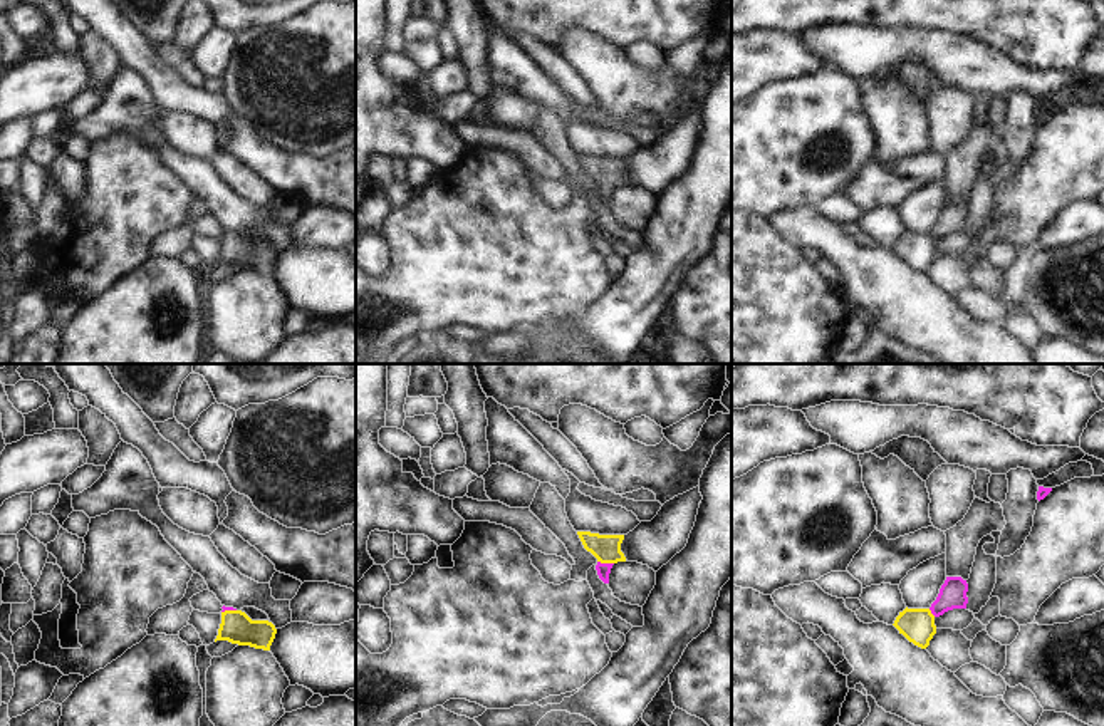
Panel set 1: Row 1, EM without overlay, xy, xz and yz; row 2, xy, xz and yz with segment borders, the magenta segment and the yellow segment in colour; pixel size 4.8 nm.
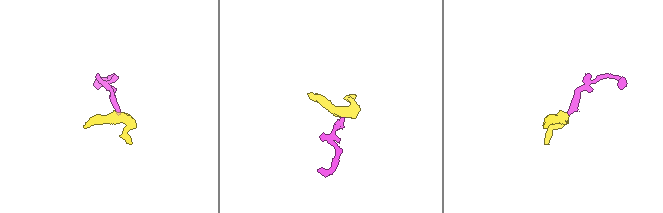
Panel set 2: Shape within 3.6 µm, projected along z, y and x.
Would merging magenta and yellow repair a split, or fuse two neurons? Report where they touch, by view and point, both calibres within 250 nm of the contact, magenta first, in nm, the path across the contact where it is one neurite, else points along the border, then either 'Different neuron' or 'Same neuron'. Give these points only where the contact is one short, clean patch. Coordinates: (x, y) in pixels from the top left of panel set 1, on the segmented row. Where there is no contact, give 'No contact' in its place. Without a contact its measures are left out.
Touches magenta at xz (606, 564). Thickness 60 nm (magenta) against 140 nm. Path across: xz (603, 569), (606, 564), (606, 549). Same neuron

